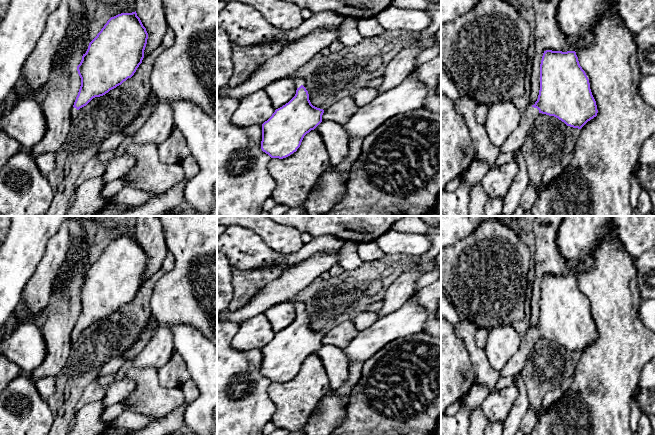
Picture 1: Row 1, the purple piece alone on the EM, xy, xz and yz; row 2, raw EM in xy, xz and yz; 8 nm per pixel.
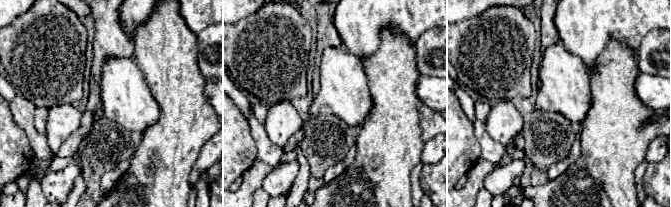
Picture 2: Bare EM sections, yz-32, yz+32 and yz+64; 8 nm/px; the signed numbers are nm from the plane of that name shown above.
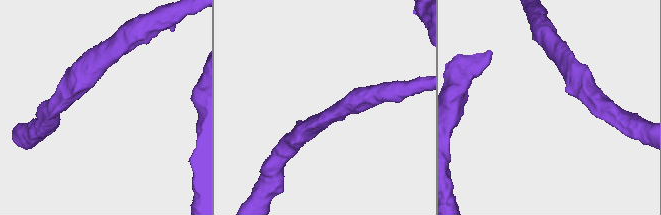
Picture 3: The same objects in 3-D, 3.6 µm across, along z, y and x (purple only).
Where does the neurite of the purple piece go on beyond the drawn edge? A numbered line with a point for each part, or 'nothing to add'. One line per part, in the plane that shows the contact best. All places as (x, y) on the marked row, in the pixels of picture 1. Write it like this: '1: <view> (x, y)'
1: yz (514, 142)

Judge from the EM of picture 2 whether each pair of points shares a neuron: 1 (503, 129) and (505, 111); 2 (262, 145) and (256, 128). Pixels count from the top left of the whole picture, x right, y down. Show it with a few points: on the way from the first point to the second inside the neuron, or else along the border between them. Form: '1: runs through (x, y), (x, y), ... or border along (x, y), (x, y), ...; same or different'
1: runs through (503, 125), (504, 115); same
2: runs through (262, 141), (258, 132); same

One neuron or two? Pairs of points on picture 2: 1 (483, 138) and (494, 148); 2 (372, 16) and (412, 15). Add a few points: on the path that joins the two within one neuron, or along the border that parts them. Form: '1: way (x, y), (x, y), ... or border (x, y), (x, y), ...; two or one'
1: way (486, 141), (491, 146); one
2: way (382, 15), (402, 15); one

